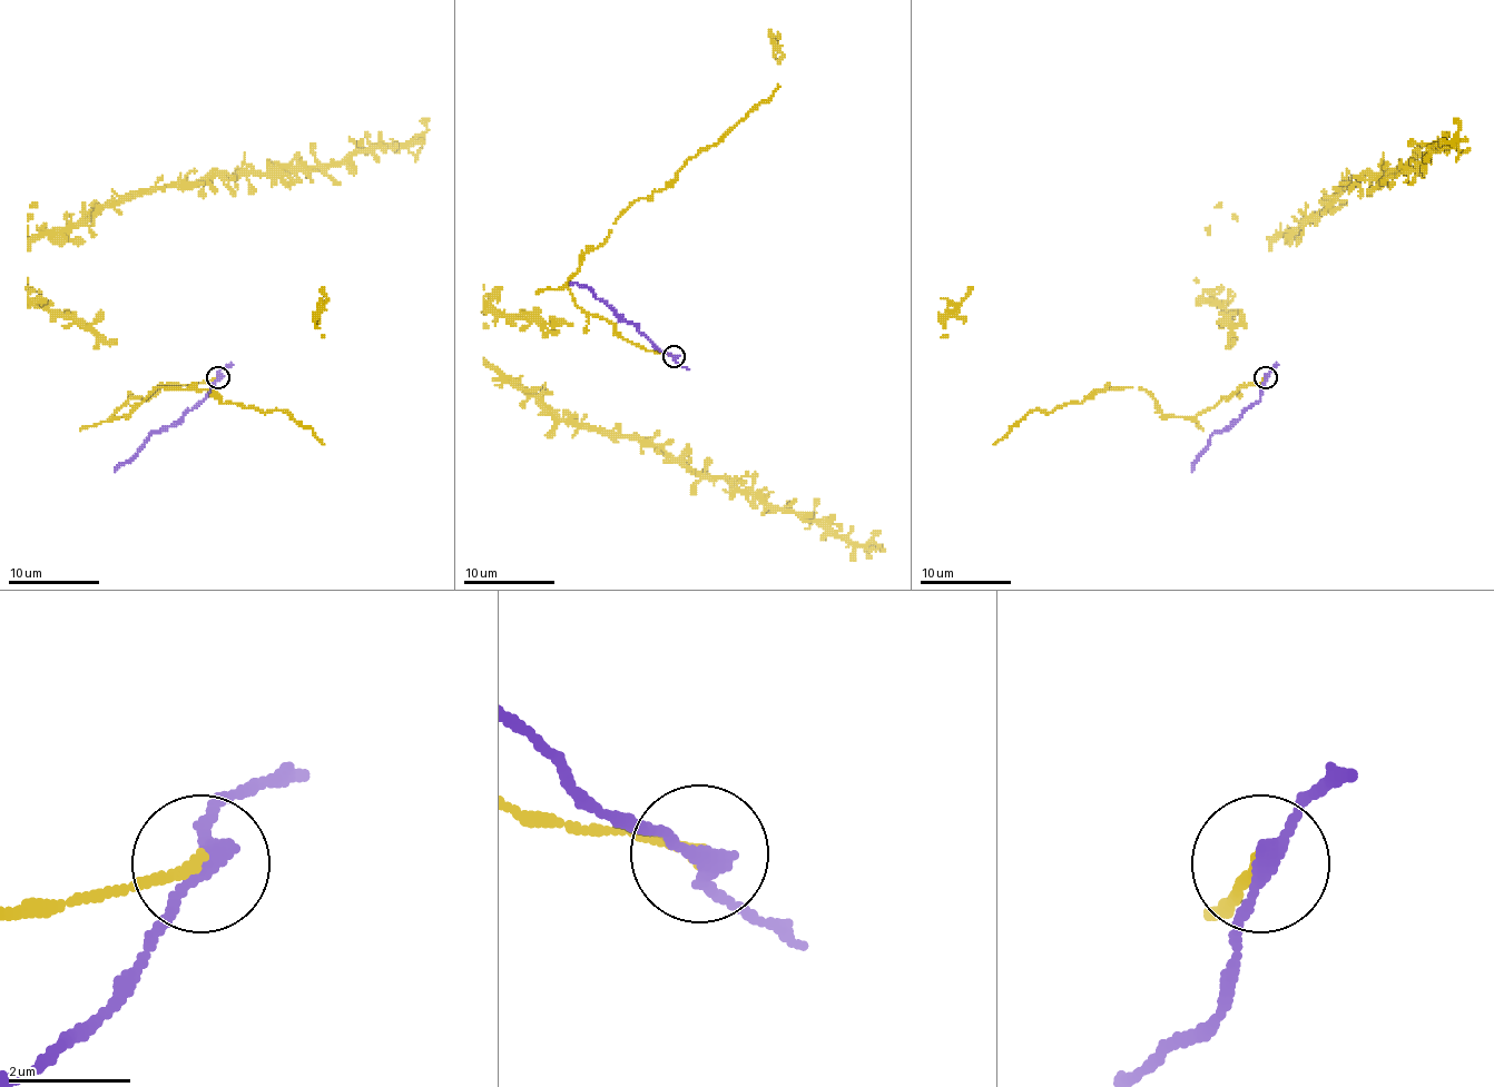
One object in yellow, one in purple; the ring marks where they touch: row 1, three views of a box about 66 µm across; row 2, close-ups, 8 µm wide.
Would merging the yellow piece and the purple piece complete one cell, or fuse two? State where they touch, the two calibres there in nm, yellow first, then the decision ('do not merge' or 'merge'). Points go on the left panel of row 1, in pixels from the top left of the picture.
(217, 377) | 190/260 nm | do not merge

